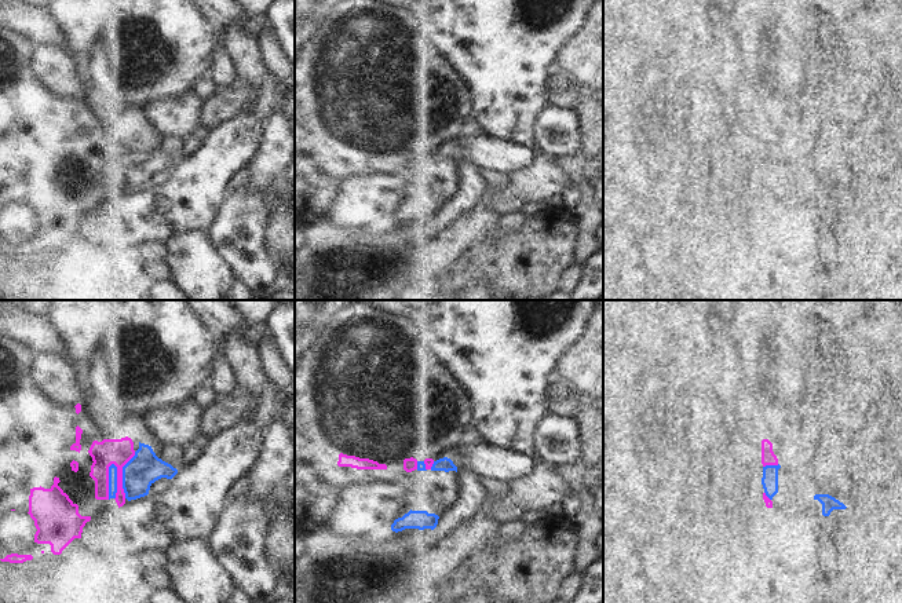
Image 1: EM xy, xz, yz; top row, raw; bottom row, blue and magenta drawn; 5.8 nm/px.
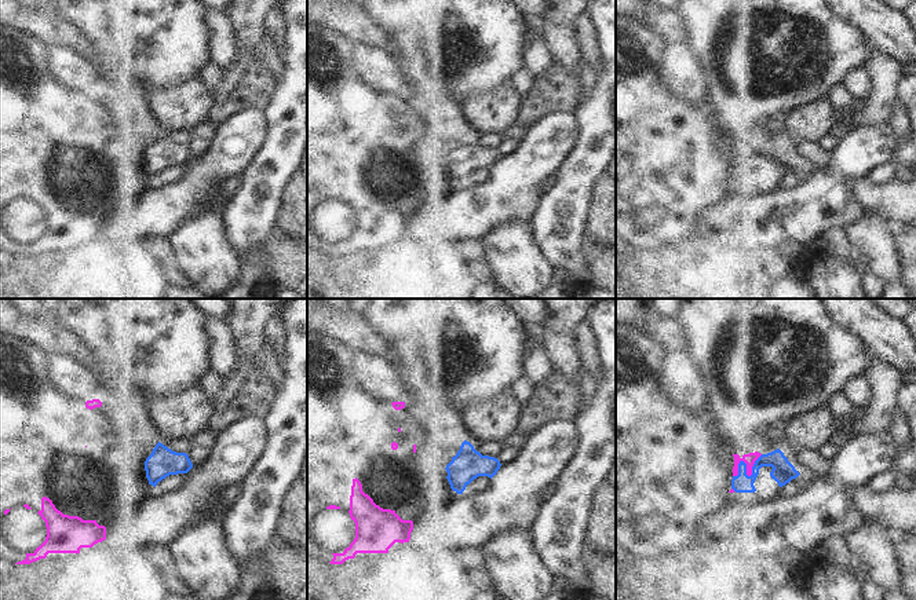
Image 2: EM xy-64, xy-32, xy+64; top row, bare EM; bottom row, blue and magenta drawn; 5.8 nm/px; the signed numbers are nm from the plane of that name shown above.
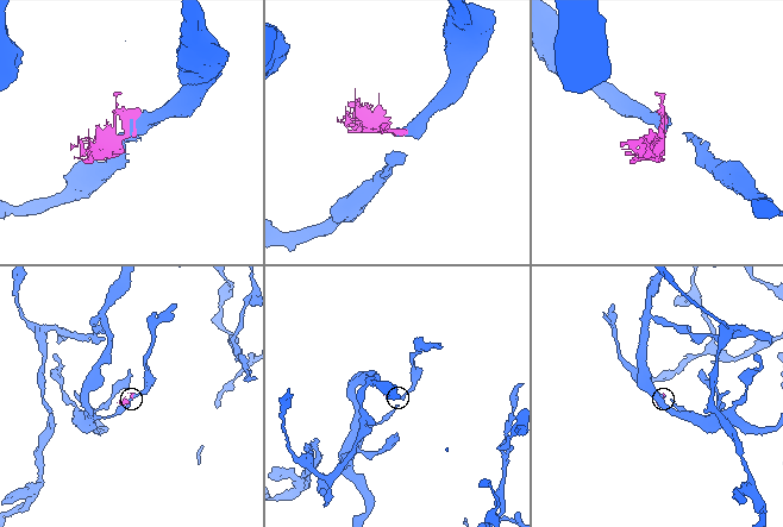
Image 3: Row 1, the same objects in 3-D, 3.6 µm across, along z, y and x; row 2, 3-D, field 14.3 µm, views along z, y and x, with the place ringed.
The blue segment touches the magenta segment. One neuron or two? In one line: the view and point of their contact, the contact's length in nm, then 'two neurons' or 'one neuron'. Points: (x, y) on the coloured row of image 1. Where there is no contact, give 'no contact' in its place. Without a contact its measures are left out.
xy (109, 481) | 220 nm | two neurons

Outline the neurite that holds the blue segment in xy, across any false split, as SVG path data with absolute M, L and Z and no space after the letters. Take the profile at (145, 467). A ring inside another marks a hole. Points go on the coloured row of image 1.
M140 443L135 456L123 467L123 489L128 501L149 494L150 486L161 479L172 479L178 469L156 456L151 446Z

